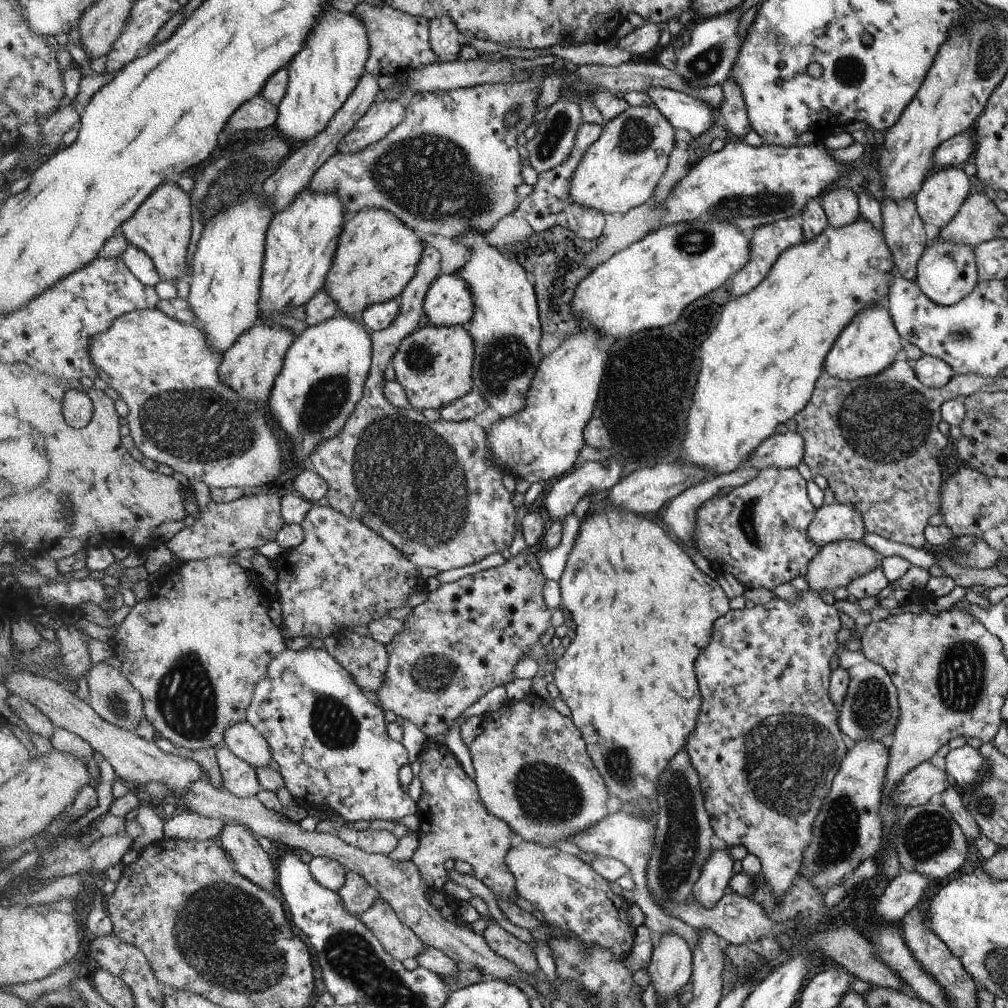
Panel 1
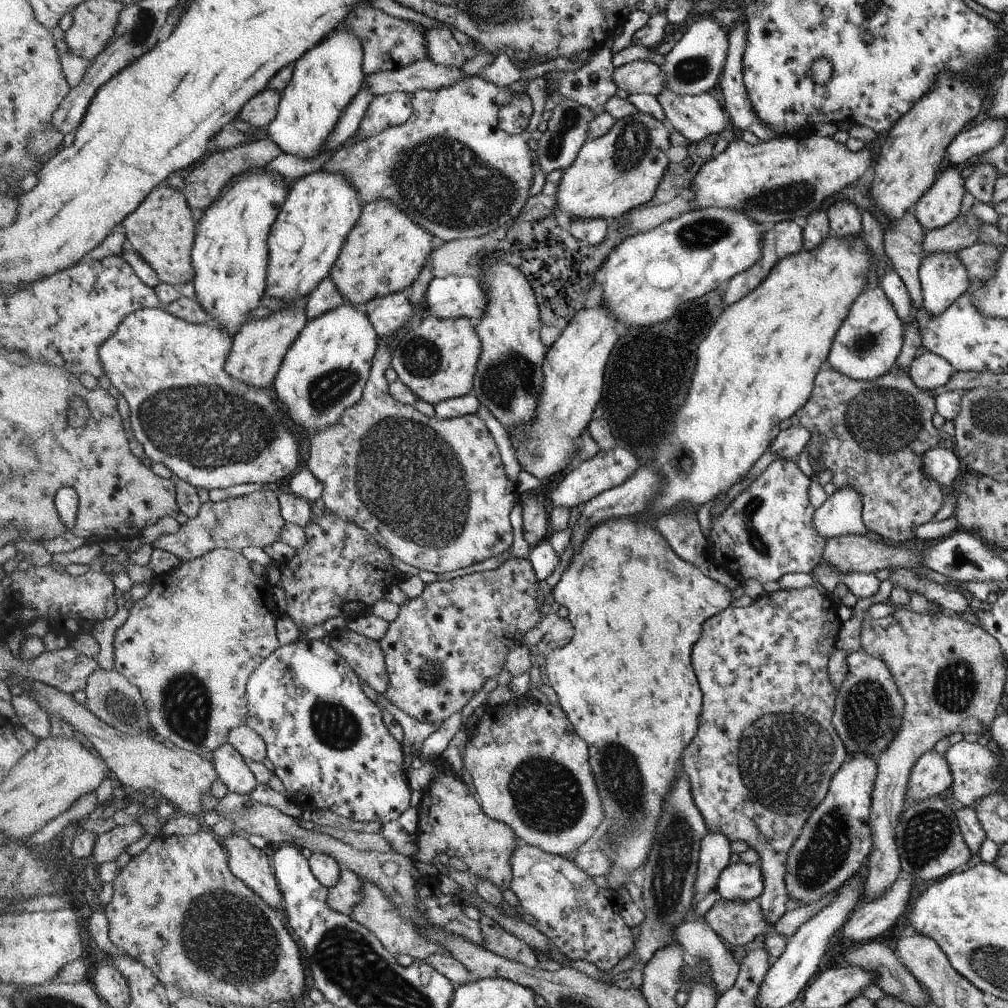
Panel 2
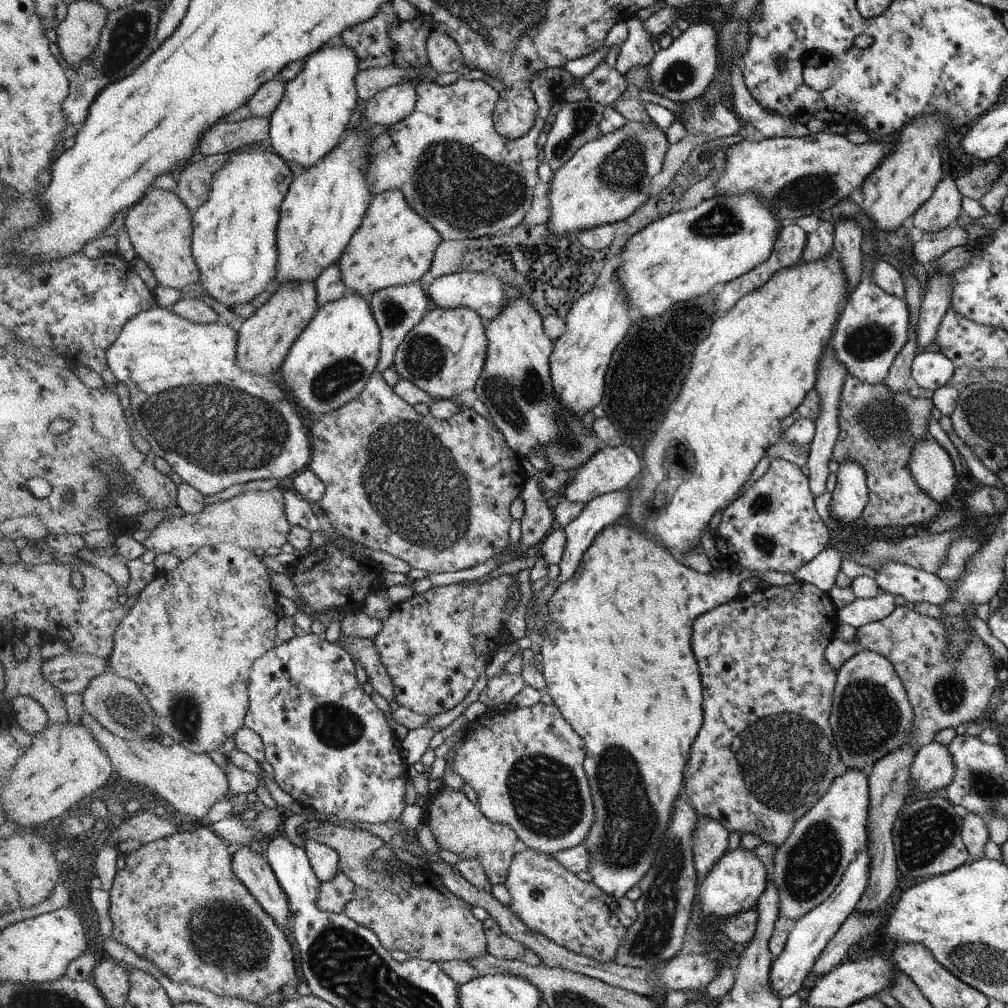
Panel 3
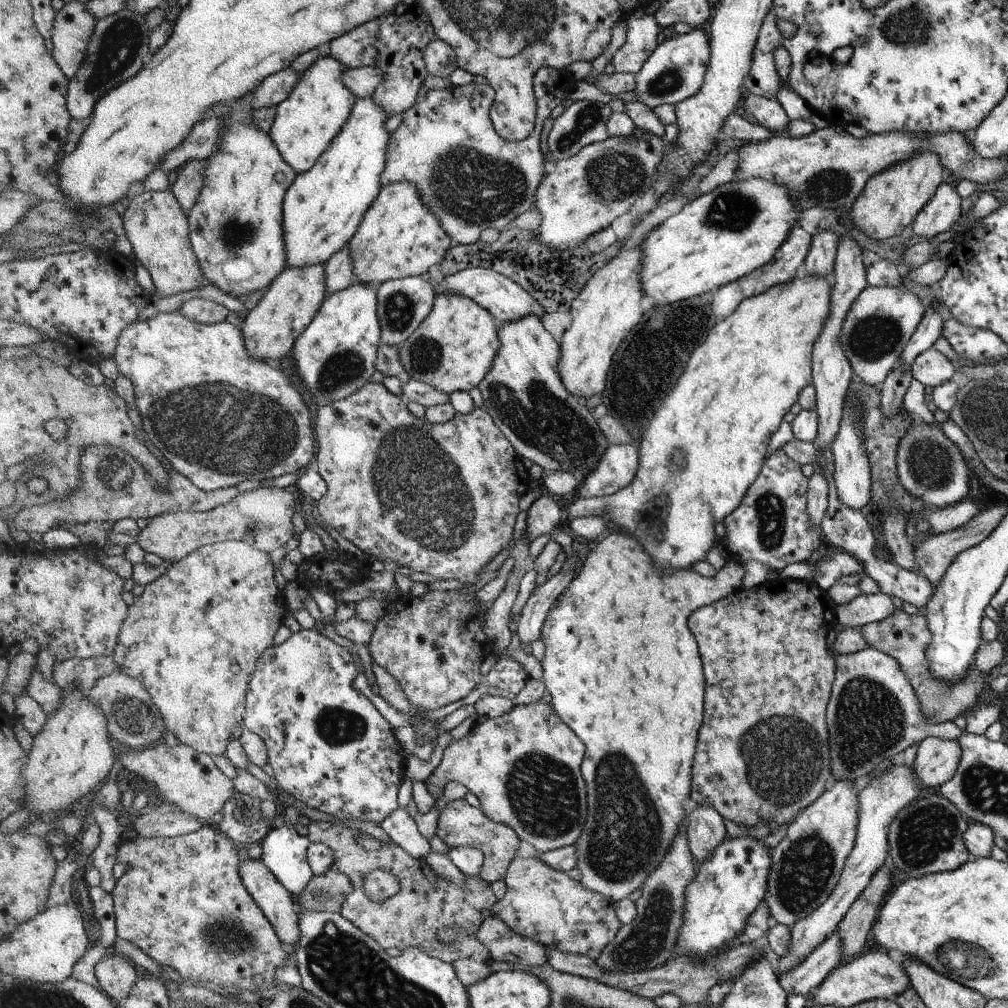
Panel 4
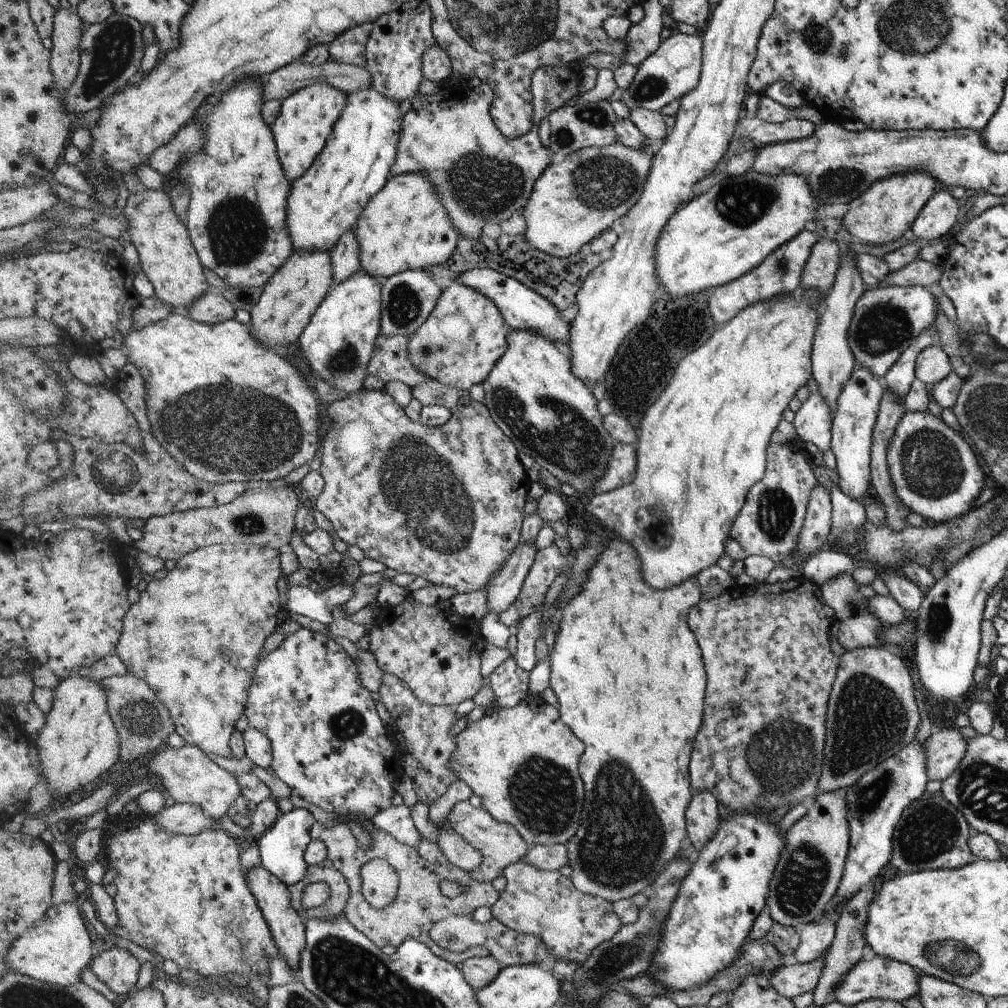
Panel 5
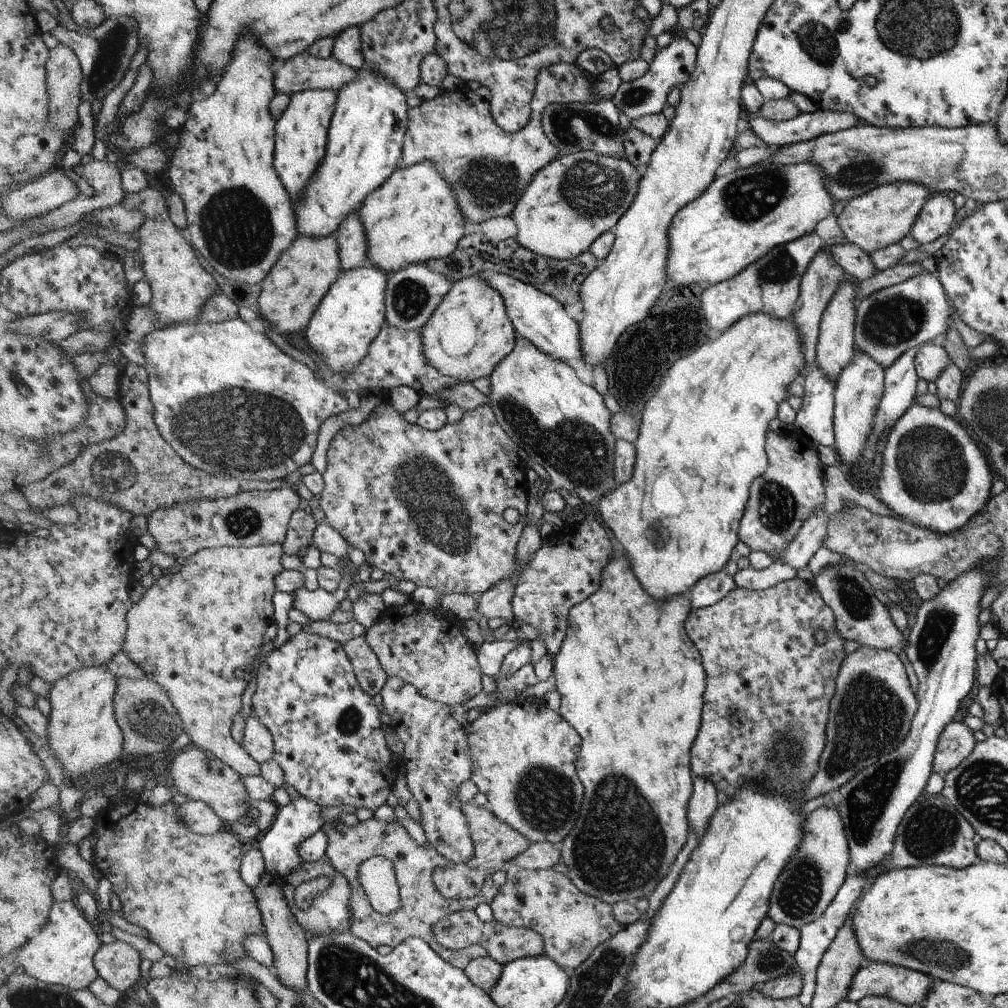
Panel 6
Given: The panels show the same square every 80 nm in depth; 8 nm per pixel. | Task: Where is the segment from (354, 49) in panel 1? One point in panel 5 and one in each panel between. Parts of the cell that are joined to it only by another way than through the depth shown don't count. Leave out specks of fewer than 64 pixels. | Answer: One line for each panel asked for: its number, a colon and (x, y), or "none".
2: (324, 82)
3: (315, 112)
4: (308, 120)
5: (302, 128)

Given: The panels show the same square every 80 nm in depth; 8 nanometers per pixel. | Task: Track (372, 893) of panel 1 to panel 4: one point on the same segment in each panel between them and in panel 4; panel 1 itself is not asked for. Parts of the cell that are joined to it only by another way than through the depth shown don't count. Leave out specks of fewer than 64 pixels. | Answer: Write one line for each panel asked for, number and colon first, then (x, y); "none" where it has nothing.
2: (345, 894)
3: (334, 895)
4: (327, 892)

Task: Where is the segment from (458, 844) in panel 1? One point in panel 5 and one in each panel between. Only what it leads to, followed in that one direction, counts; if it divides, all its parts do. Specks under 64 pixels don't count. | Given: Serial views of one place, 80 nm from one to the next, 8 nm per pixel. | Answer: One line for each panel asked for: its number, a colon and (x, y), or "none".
2: (450, 821)
3: (459, 826)
4: (459, 824)
5: (501, 845)

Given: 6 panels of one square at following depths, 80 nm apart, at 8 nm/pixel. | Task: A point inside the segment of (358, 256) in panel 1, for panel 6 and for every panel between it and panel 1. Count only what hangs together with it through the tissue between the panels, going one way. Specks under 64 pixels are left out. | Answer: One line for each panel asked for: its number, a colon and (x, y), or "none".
2: (386, 251)
3: (394, 246)
4: (399, 237)
5: (404, 227)
6: (413, 217)

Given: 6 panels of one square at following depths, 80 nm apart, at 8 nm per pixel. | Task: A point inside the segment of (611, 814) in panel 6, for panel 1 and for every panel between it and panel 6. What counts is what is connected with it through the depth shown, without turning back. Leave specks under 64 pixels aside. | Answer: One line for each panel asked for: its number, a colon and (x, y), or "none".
1: (643, 615)
2: (636, 612)
3: (625, 618)
4: (623, 670)
5: (630, 680)

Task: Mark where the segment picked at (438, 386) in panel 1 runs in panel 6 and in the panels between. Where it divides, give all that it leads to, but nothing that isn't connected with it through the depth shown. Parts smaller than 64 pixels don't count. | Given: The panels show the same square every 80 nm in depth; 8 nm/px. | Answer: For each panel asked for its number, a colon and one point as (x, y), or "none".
2: (437, 358)
3: (445, 354)
4: (453, 349)
5: (466, 335)
6: (470, 333)

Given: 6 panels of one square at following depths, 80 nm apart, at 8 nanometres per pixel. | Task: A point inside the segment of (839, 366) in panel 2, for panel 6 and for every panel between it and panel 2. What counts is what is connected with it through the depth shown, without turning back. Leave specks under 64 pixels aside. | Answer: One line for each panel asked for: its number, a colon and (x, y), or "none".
3: (875, 326)
4: (880, 322)
5: (886, 319)
6: (888, 322)

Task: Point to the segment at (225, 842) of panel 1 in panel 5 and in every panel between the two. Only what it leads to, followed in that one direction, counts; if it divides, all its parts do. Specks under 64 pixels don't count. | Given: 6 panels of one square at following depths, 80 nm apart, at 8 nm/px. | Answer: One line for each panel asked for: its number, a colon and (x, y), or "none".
2: (251, 865)
3: (255, 873)
4: (278, 904)
5: (288, 929)

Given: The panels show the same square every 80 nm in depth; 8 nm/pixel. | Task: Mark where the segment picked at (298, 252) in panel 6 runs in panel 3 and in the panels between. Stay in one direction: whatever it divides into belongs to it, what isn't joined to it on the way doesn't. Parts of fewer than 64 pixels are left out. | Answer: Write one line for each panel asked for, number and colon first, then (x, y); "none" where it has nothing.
3: (266, 338)
4: (289, 305)
5: (290, 300)

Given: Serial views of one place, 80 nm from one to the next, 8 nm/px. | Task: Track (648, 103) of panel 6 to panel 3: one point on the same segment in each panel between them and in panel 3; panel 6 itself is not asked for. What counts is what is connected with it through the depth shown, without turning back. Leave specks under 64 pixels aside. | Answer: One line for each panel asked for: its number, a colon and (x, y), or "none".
3: (683, 71)
4: (676, 70)
5: (672, 71)

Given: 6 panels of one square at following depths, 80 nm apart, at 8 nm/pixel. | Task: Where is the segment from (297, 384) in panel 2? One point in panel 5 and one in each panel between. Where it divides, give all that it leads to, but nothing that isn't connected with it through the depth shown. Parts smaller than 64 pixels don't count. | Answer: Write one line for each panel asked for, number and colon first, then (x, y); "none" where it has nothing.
3: (330, 365)
4: (335, 356)
5: (339, 342)

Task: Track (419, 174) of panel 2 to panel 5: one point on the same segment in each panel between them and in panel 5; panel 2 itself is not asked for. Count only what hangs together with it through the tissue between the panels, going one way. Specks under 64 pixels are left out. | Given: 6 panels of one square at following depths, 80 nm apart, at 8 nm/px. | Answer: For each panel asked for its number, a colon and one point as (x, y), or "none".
3: (457, 172)
4: (446, 145)
5: (482, 177)

